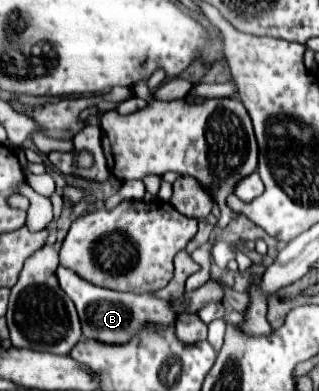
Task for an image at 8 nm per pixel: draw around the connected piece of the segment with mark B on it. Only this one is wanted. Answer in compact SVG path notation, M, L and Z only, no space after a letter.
M57 266L57 280L59 286L69 298L75 302L81 324L83 324L83 336L85 338L97 338L97 340L107 340L109 344L123 344L125 340L131 340L133 334L137 334L145 322L155 322L171 326L175 322L175 312L167 306L167 300L155 298L151 292L147 294L129 294L129 292L115 292L107 290L95 284L89 284L83 280L79 274L75 274L69 268Z

